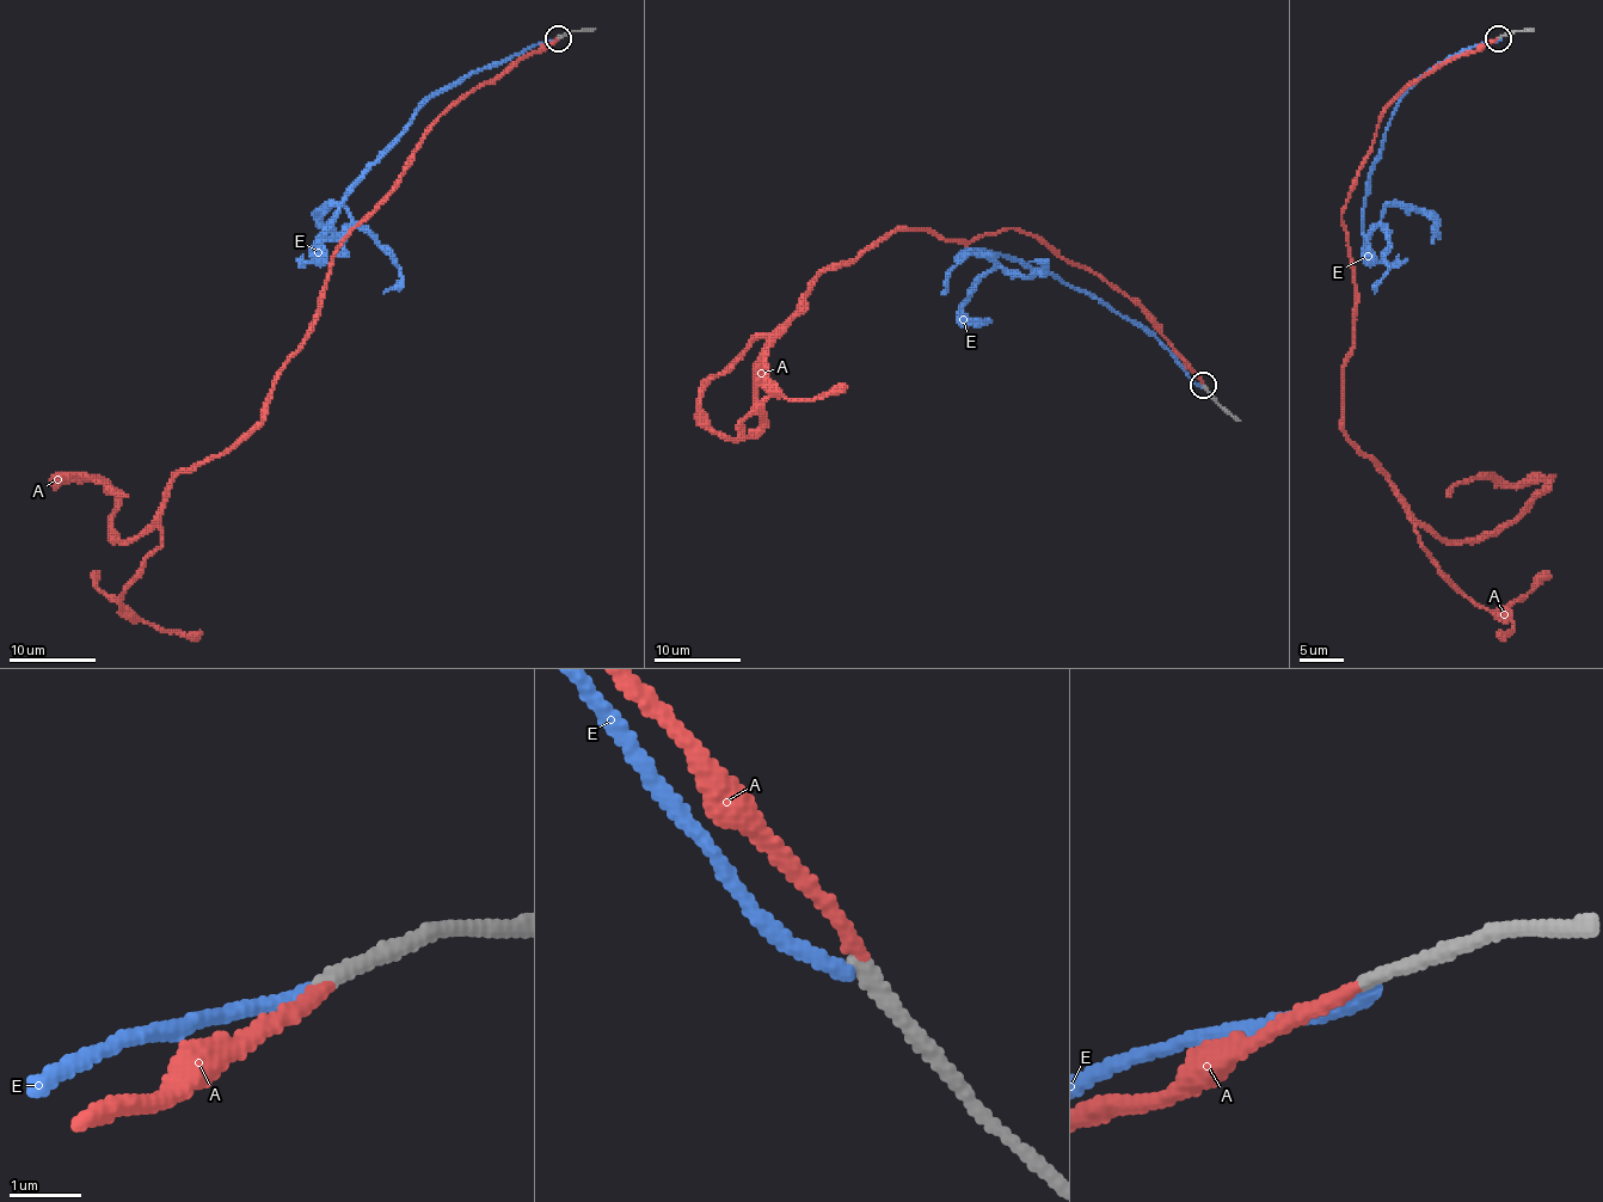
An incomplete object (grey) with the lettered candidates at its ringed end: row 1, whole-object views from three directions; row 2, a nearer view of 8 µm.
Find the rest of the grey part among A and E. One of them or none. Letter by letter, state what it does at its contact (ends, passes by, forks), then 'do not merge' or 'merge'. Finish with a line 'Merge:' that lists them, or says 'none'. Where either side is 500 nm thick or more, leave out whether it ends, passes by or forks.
A: it ends; merge
E: it ends; do not merge
Merge: A

